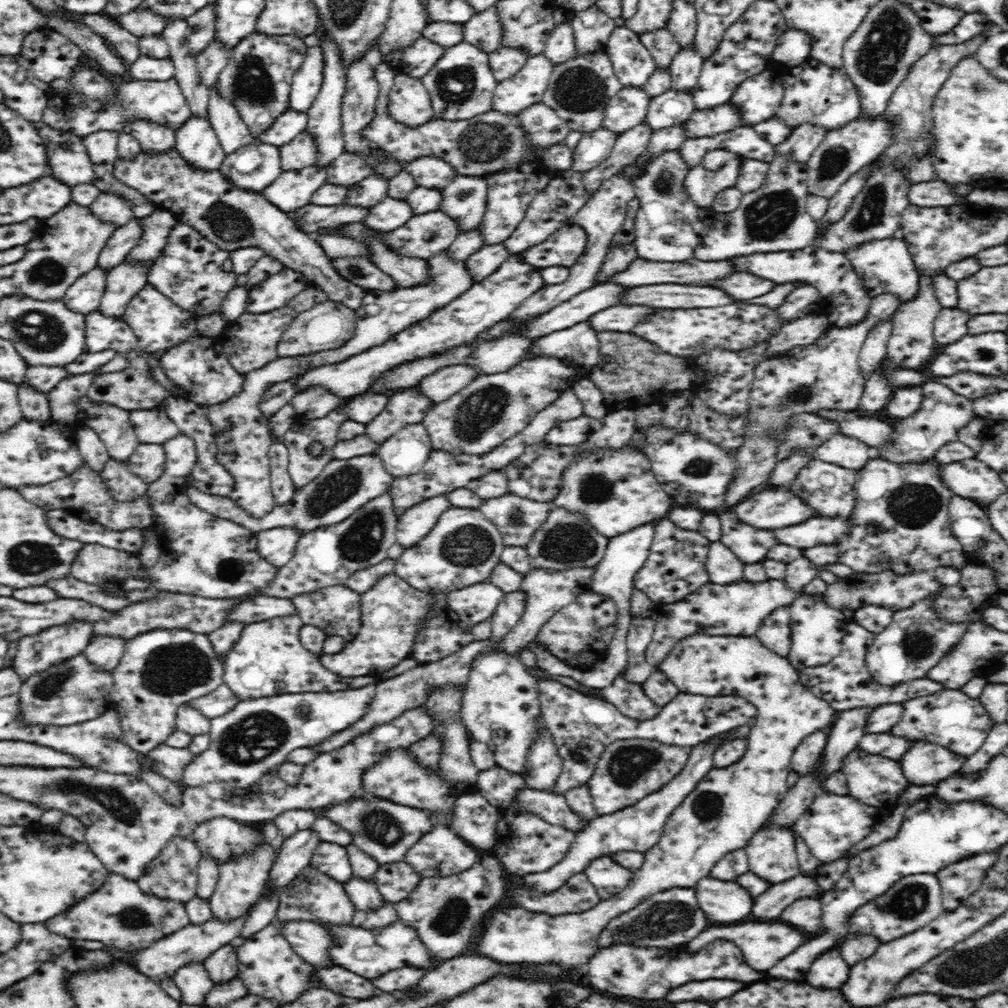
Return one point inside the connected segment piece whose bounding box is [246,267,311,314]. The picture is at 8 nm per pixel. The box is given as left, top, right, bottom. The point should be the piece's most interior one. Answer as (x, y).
(274, 292)

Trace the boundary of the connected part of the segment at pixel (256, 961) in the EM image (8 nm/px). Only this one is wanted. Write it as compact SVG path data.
M278 920L247 937L244 943L237 948L239 979L248 989L250 995L274 1000L278 1005L290 1004L298 1000L304 991L316 988L318 983L310 979L315 966L299 957L286 937L280 933Z

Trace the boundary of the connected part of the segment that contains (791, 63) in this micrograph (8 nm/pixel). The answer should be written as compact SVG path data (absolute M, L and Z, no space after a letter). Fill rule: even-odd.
M788 29L776 43L771 58L782 66L795 67L810 58L812 37L803 30Z

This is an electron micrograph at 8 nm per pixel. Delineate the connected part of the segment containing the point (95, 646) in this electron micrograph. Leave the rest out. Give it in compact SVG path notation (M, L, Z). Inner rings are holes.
M93 637L84 654L94 669L113 672L124 655L125 642L120 637Z

